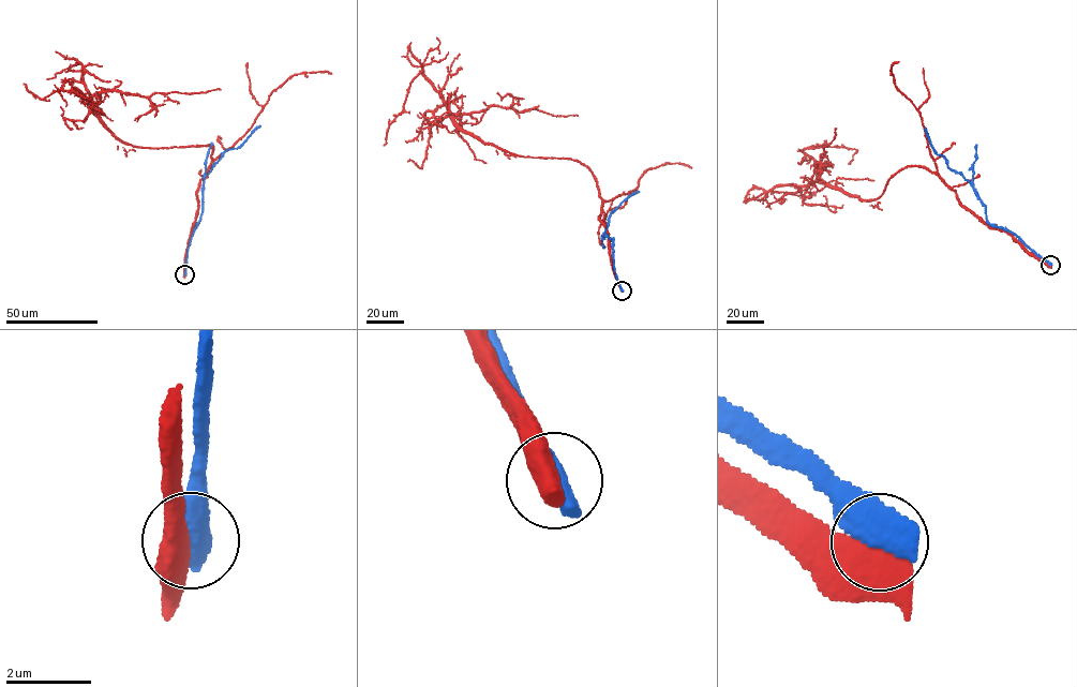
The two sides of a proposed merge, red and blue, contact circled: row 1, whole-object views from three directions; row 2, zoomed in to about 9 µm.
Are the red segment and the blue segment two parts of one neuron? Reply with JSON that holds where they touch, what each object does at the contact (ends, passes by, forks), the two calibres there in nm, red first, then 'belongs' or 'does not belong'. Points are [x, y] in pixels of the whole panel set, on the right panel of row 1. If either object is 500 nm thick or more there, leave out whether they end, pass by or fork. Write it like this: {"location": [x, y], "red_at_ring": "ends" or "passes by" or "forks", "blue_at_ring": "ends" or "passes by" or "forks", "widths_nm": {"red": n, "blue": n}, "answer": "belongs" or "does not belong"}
{"location": [1050, 265], "widths_nm": {"red": 750, "blue": 750}, "answer": "does not belong"}

